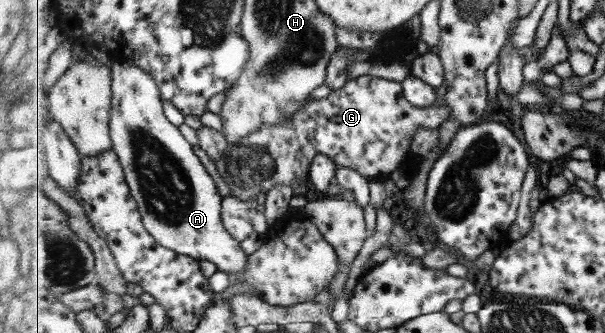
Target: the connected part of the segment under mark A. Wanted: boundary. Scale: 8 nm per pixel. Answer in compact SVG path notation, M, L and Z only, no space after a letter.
M123 60L114 69L114 97L110 115L110 134L112 149L117 153L124 171L130 192L137 200L142 212L143 223L147 231L163 244L163 247L183 255L214 263L225 273L235 274L238 281L233 287L228 286L224 291L214 293L211 304L217 300L231 299L235 295L249 294L246 285L247 253L240 250L239 240L227 231L222 220L222 199L215 185L215 179L207 173L203 163L193 151L193 145L181 135L179 126L173 125L163 113L162 91L151 73L143 71L138 64Z

